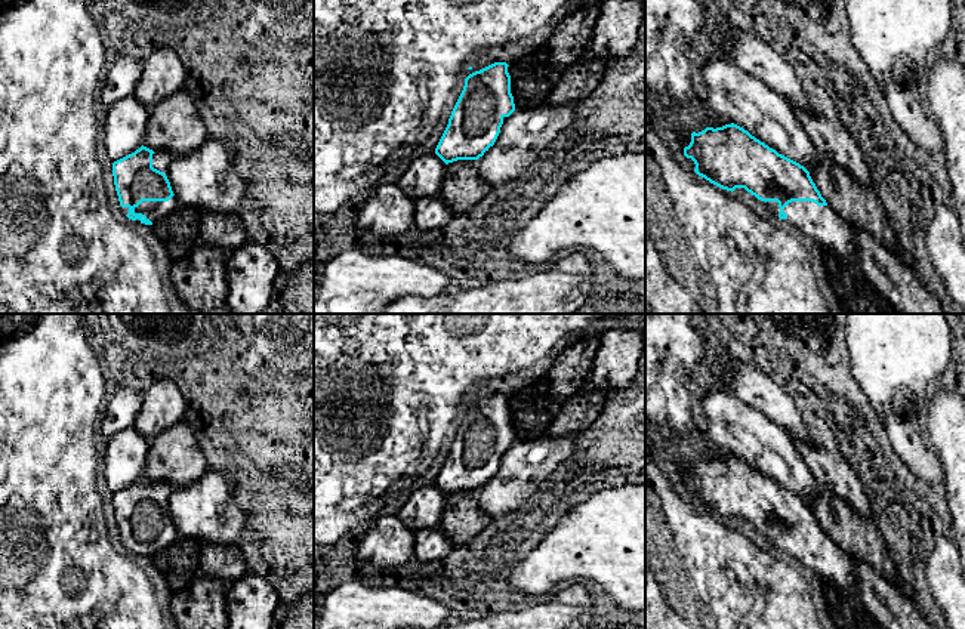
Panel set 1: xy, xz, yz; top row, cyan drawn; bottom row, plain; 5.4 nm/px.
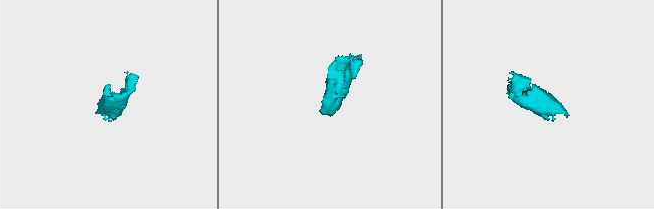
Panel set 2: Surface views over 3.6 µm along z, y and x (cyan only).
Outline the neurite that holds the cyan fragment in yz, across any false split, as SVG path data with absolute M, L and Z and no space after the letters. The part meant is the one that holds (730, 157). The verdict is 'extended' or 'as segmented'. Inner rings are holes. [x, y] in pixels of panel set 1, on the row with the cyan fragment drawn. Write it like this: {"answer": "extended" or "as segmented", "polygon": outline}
{"answer": "extended", "polygon": "M731 123L716 129L700 127L685 133L684 155L694 161L694 172L710 184L731 192L736 188L744 188L758 200L765 201L774 216L786 219L820 246L838 255L855 256L853 226L826 203L810 172L752 136L743 127Z"}

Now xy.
{"answer": "extended", "polygon": "M142 145L112 163L118 201L129 219L152 225L176 207L178 200L166 176L173 158L170 152Z"}

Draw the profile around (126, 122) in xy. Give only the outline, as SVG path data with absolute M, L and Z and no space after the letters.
M130 95L110 110L104 129L104 145L114 163L144 145L149 108Z

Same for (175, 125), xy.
M188 87L163 99L149 110L144 147L181 157L197 151L209 133Z

